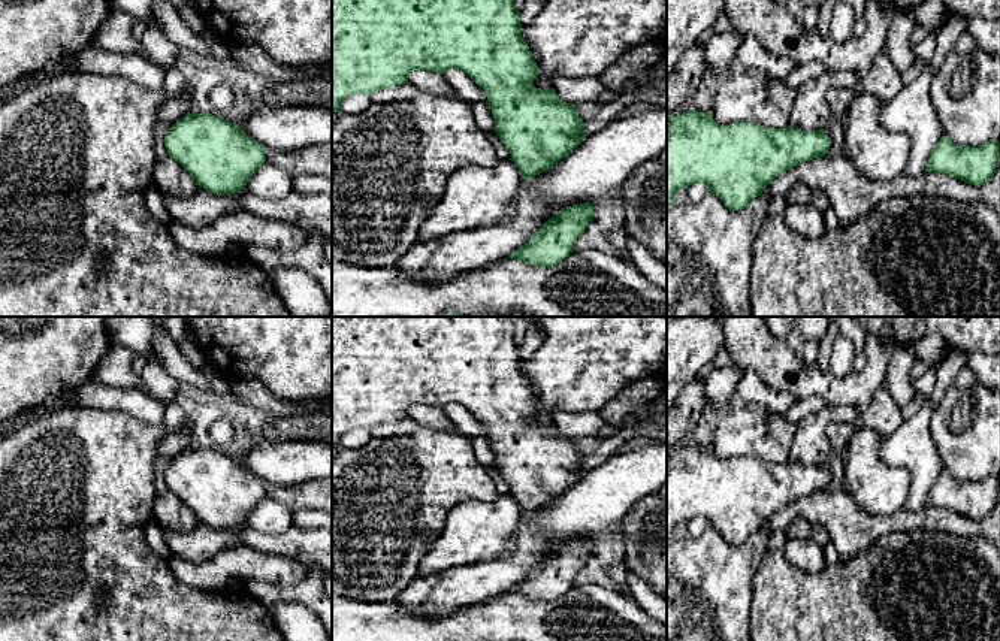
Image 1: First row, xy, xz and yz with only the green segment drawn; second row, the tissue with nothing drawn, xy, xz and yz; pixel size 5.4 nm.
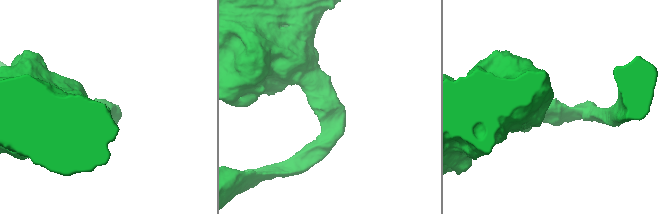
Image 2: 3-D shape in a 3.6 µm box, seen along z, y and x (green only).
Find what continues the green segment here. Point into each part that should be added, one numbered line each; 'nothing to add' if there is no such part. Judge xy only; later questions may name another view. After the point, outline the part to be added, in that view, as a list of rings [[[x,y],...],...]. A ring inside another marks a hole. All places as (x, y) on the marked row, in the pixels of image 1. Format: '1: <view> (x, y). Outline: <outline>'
nothing to add

